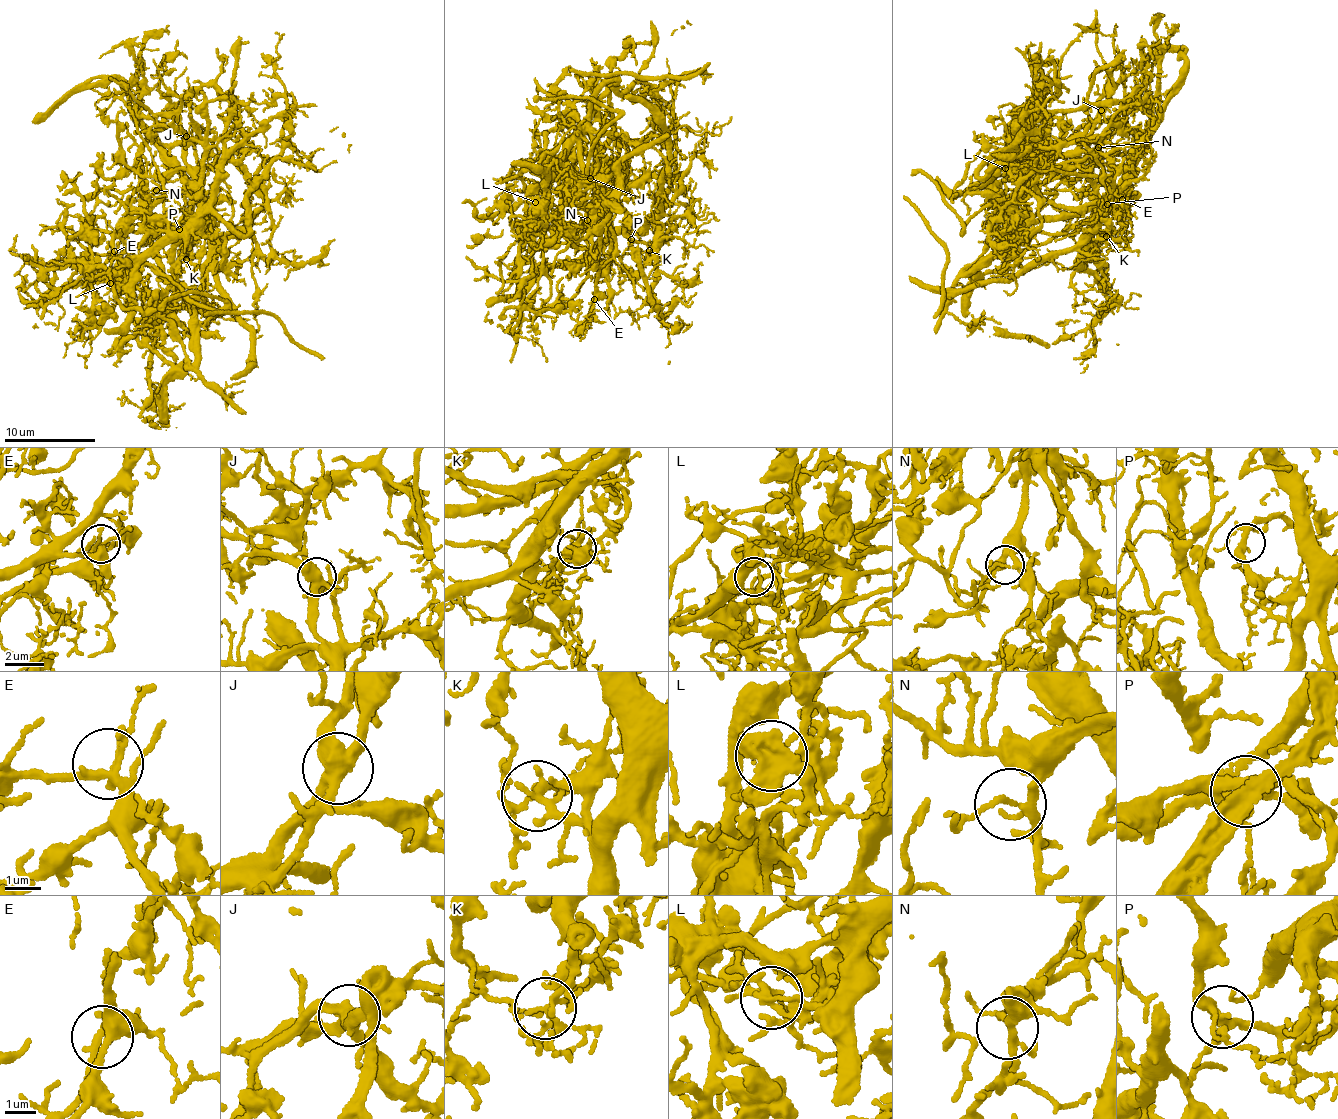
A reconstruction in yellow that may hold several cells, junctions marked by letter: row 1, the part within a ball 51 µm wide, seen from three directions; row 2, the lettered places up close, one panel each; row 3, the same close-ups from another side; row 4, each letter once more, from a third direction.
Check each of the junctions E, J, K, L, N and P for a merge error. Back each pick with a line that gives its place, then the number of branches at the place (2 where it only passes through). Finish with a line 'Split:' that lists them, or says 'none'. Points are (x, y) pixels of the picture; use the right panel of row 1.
J: (1101, 110) | 4
K: (1106, 236) | 6
L: (1005, 168) | 4
Split: J, K, L

